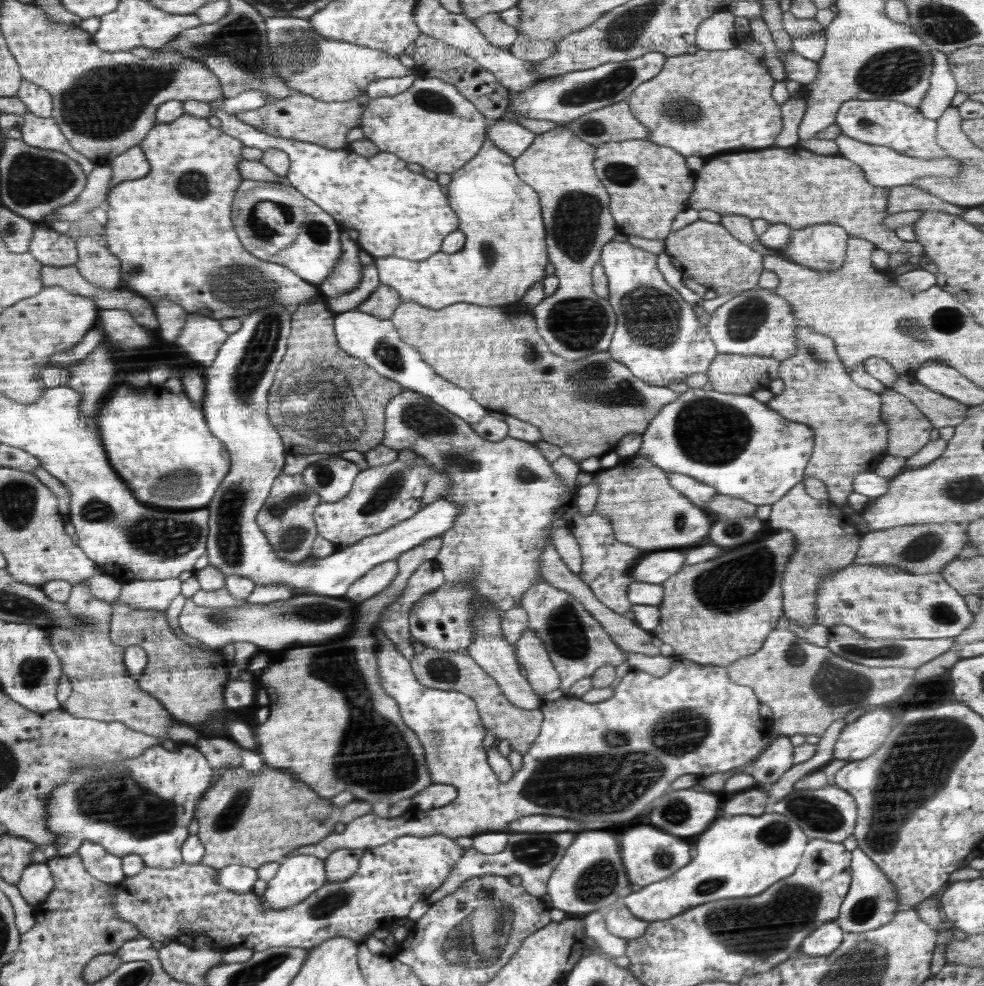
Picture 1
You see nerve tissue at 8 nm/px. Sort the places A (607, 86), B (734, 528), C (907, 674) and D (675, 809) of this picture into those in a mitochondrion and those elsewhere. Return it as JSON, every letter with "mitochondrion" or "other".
{"A":"mitochondrion","B":"mitochondrion","C":"other","D":"mitochondrion"}

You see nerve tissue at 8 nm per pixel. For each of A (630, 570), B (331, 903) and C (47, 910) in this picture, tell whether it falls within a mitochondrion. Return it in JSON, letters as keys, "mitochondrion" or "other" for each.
{"A":"other","B":"mitochondrion","C":"other"}

